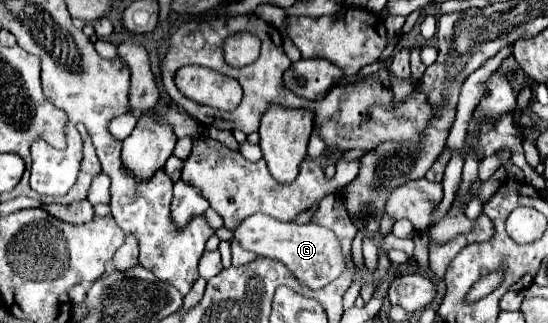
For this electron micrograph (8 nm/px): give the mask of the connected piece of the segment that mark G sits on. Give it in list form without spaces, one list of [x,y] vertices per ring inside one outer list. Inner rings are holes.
[[[252,214],[232,230],[232,236],[234,240],[238,240],[238,244],[244,250],[284,262],[292,270],[292,274],[296,274],[296,278],[312,290],[330,284],[334,278],[340,276],[340,272],[346,266],[340,252],[340,242],[330,230],[322,226],[312,226],[312,224],[300,226],[294,222],[278,222],[266,214]]]

